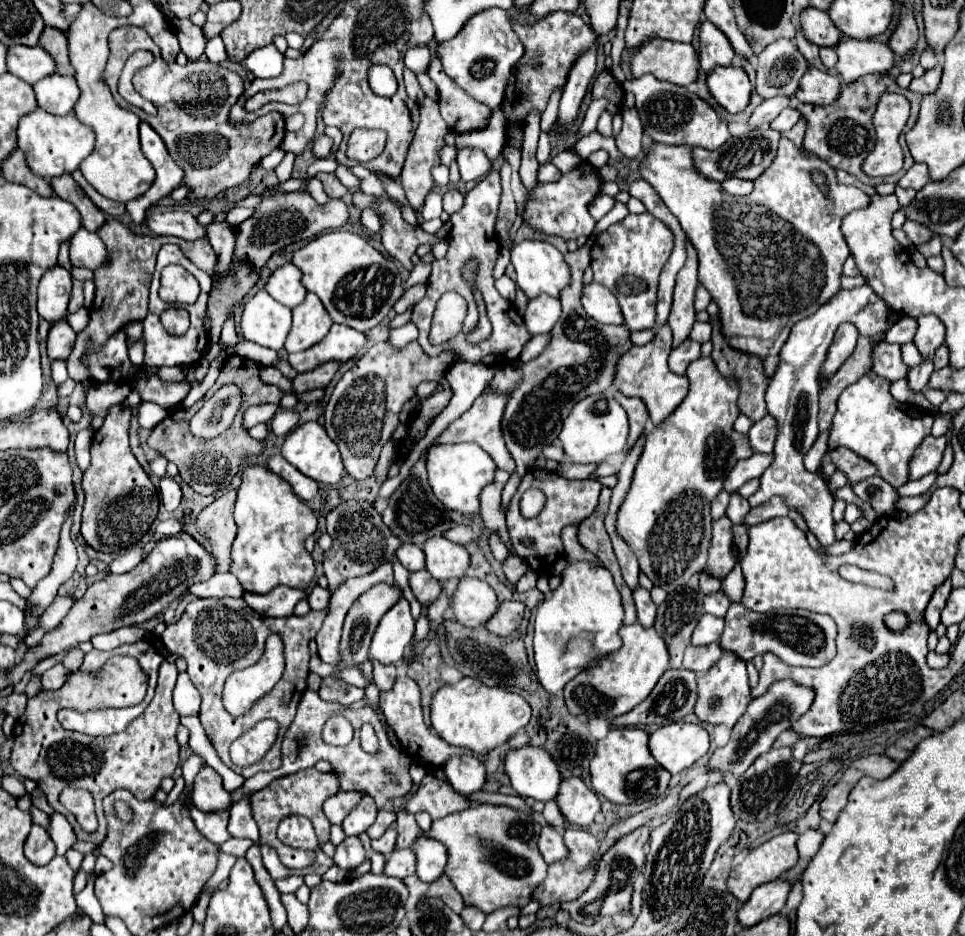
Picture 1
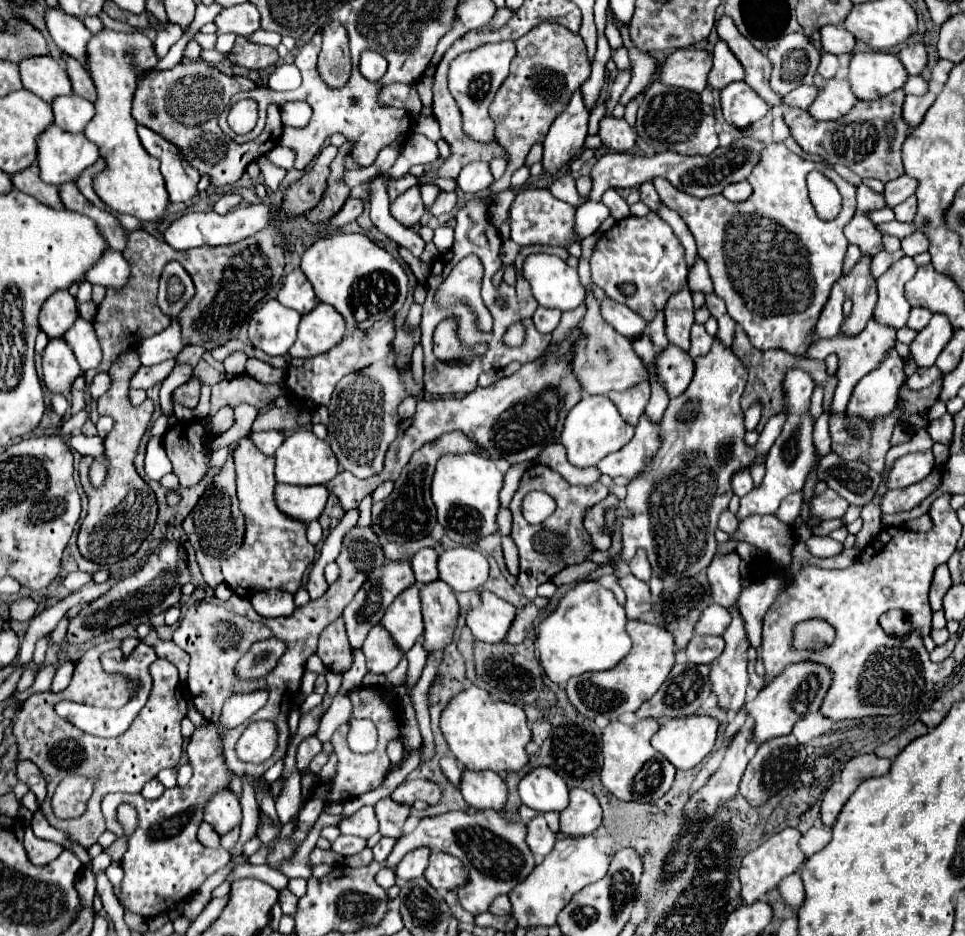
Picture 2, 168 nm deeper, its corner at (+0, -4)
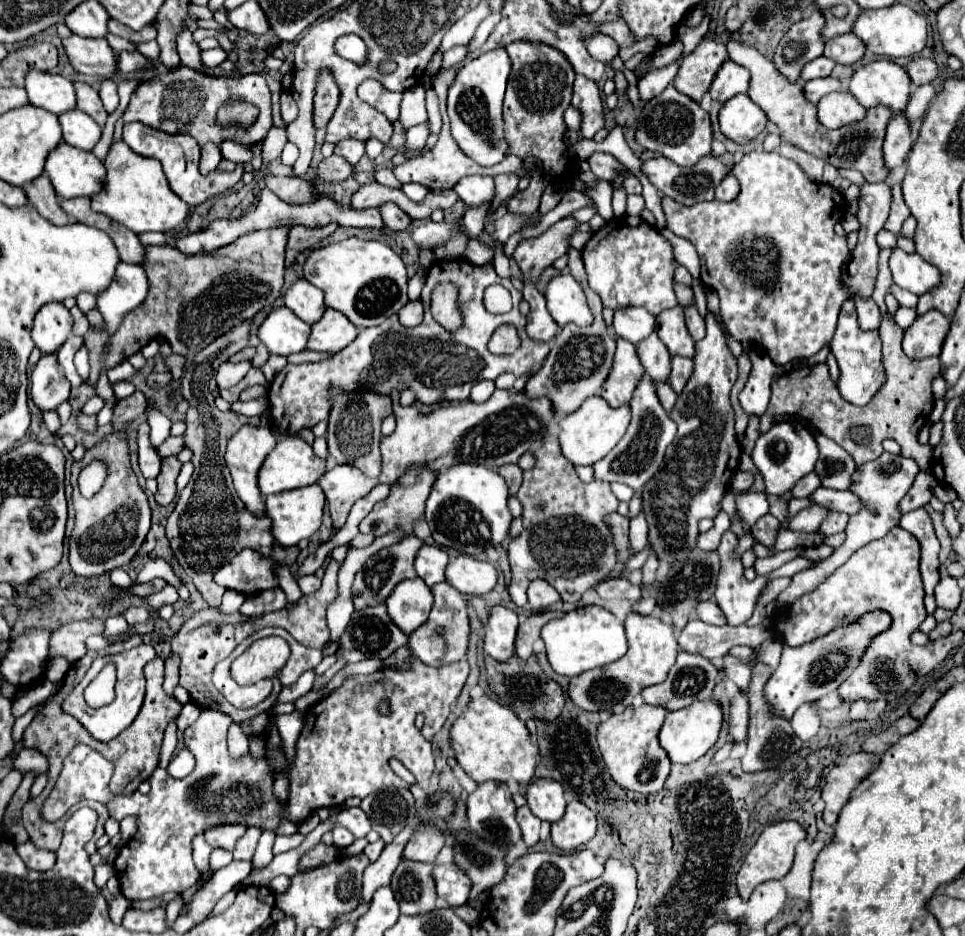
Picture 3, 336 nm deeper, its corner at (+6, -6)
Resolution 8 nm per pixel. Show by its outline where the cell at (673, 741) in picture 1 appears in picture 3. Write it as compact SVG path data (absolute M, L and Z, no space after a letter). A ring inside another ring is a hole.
M703 700L703 702L693 702L693 706L687 706L683 710L673 710L667 714L665 724L659 732L661 746L669 754L671 762L675 764L689 764L701 758L719 738L719 730L723 724L723 708L715 700Z

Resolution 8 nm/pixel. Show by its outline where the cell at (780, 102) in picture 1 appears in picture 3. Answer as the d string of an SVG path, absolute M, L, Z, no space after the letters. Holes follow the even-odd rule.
M819 78L819 80L811 80L805 84L805 98L813 104L817 104L825 94L831 94L831 92L839 92L839 90L845 90L843 84L837 80L837 78Z

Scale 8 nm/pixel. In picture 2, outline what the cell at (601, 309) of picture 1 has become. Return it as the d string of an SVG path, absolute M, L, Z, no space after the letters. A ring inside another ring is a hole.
M611 298L601 300L601 316L607 324L611 324L619 334L627 338L637 338L647 328L647 322L641 316L637 316L631 308Z

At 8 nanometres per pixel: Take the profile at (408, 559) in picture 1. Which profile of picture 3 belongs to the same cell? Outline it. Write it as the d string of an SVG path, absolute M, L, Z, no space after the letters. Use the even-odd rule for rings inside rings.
M423 546L415 560L417 576L423 578L427 586L435 586L445 580L445 568L449 562L449 554L439 546Z

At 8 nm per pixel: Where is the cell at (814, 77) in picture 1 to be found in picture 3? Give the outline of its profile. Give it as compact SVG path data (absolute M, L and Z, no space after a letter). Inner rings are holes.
M833 92L821 98L817 104L817 116L825 128L835 130L851 122L861 122L865 118L865 108L859 106L851 92Z

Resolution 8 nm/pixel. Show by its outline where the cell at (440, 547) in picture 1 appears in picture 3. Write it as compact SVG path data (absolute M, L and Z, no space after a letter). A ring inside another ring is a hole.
M457 556L447 566L447 582L463 594L487 594L497 584L497 570L491 562L473 556Z

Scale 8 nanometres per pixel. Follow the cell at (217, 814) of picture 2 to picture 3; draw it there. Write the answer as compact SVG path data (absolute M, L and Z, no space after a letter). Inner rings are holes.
M227 824L227 826L217 826L217 828L211 828L207 830L205 834L205 840L211 848L223 848L223 850L229 850L233 852L235 850L235 844L237 840L245 834L245 826L241 824Z

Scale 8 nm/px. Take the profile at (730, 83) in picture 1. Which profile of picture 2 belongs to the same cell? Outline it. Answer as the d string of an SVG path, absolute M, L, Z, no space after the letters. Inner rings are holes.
M737 80L721 90L721 108L725 120L737 128L747 128L767 114L765 100L759 98L743 80Z

